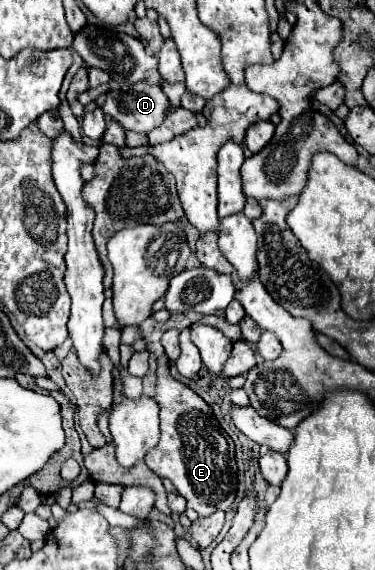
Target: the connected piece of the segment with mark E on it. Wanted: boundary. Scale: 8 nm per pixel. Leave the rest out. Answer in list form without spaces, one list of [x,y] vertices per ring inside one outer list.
[[[160,342],[150,344],[158,356],[158,382],[156,402],[160,406],[160,442],[146,454],[148,468],[168,478],[180,496],[188,500],[188,508],[196,510],[198,516],[212,516],[216,510],[230,510],[236,498],[236,458],[234,442],[226,430],[214,418],[210,406],[188,386],[174,380],[168,374],[168,358]]]

